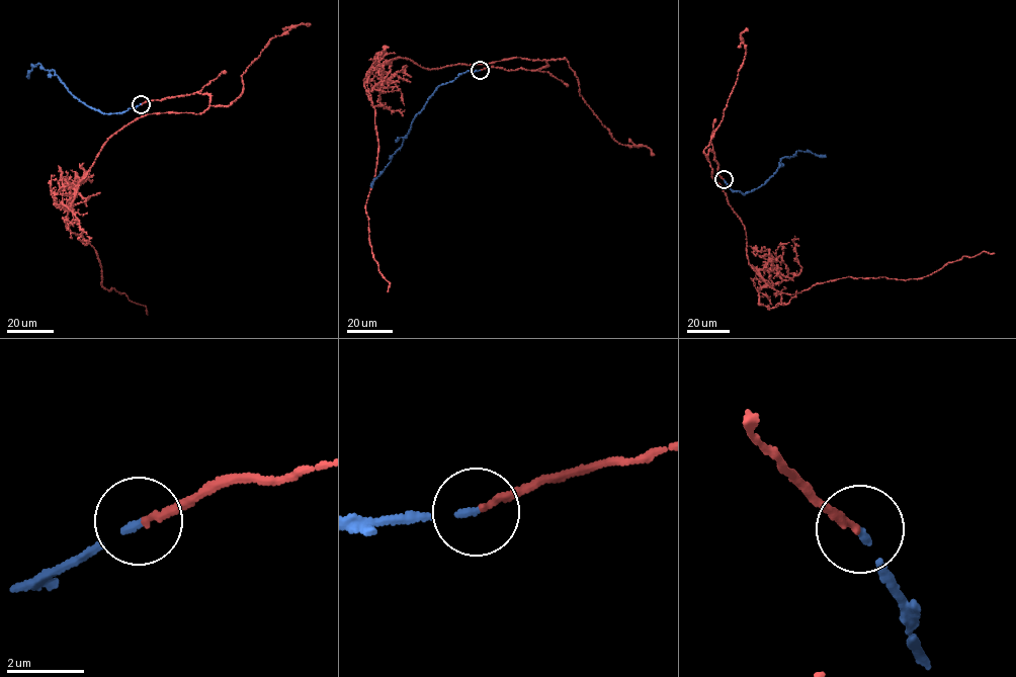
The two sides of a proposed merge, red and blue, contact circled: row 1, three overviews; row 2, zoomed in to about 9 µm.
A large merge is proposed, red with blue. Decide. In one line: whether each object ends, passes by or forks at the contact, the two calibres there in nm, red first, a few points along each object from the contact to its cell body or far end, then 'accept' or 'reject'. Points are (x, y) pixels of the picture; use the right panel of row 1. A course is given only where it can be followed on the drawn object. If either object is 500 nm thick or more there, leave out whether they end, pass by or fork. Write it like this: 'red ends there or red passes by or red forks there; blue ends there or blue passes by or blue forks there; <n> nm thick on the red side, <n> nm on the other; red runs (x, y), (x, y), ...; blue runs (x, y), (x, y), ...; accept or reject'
red ends there; blue ends there; 170 nm thick on the red side, 150 nm on the other; red runs (724, 179), (710, 149), (711, 176), (745, 228), (749, 264), (780, 292), (844, 277), (914, 279), (994, 253); blue runs (724, 179), (733, 191), (745, 194), (765, 183), (784, 157), (800, 151), (826, 157); accept

